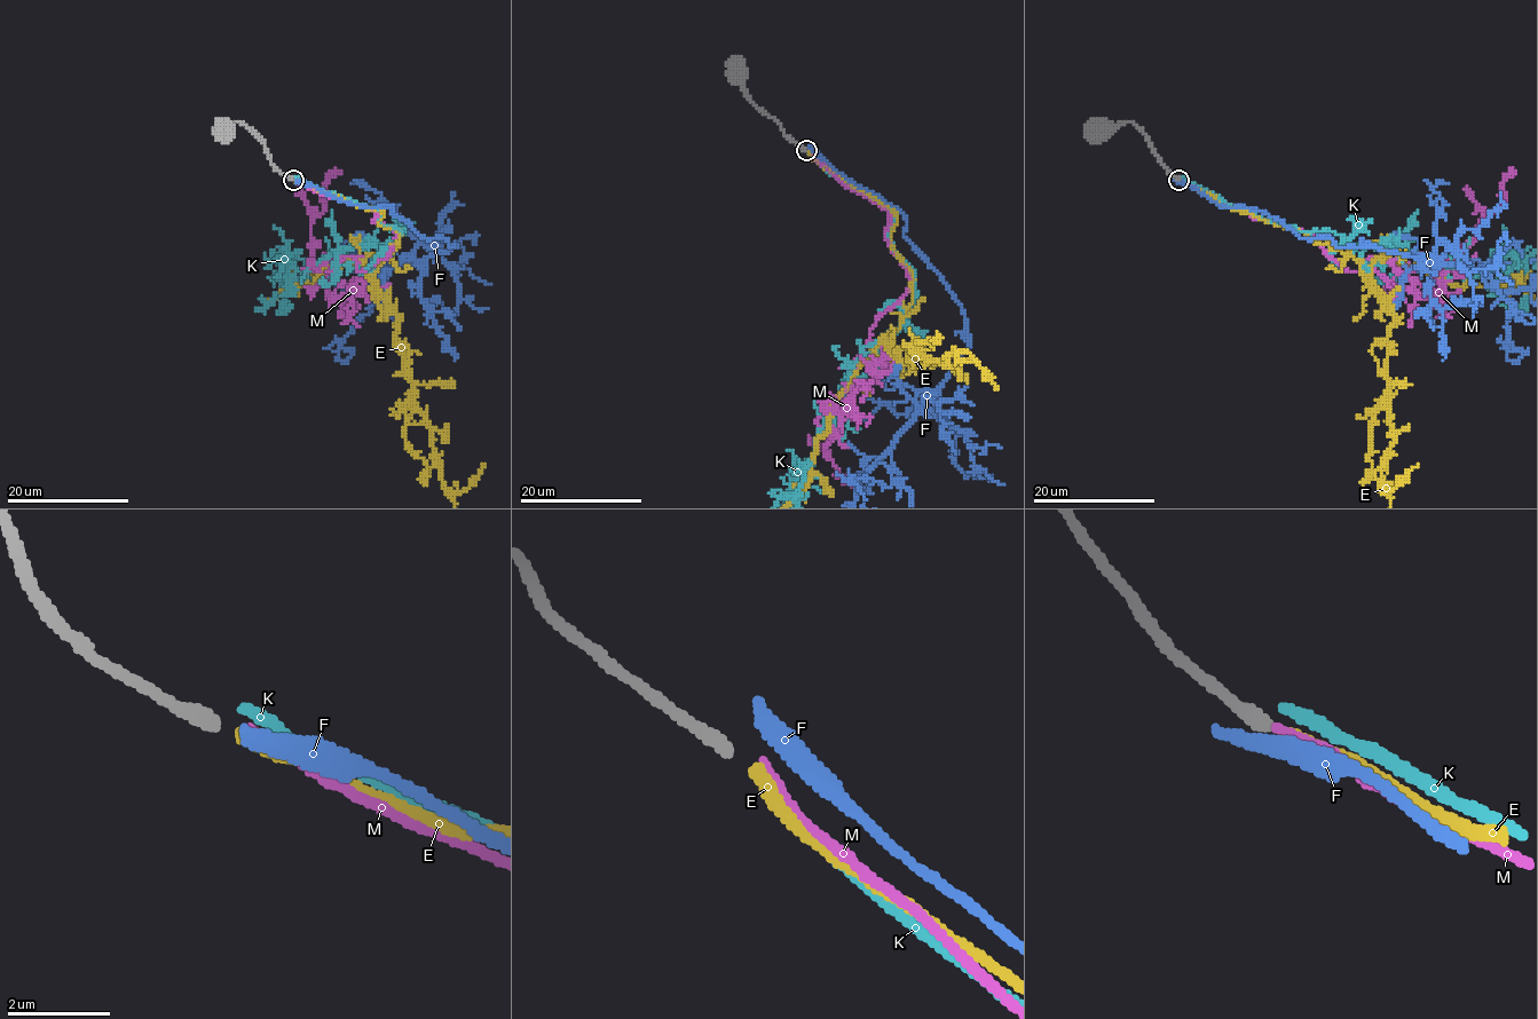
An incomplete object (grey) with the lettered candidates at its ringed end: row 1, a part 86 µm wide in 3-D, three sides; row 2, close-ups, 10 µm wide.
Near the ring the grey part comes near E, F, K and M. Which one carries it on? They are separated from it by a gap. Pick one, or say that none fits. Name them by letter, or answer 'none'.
none

